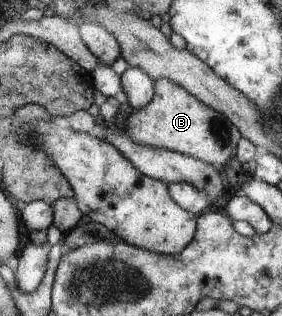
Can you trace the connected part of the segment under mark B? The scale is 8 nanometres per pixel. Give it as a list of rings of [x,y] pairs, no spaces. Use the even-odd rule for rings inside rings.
[[[166,78],[153,81],[154,98],[148,106],[139,108],[128,116],[125,128],[132,140],[144,146],[154,146],[164,150],[197,158],[212,166],[226,164],[236,156],[240,132],[223,113],[204,104],[198,97],[192,96],[187,89]]]

